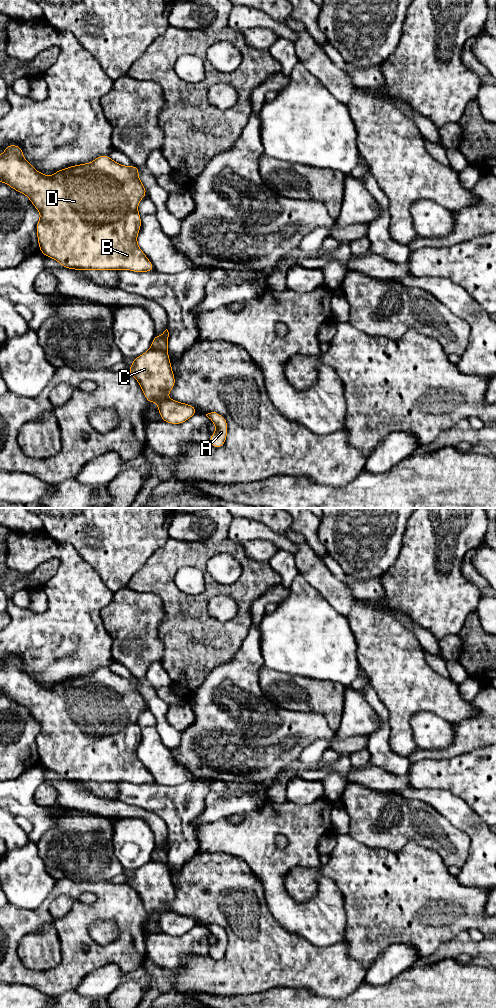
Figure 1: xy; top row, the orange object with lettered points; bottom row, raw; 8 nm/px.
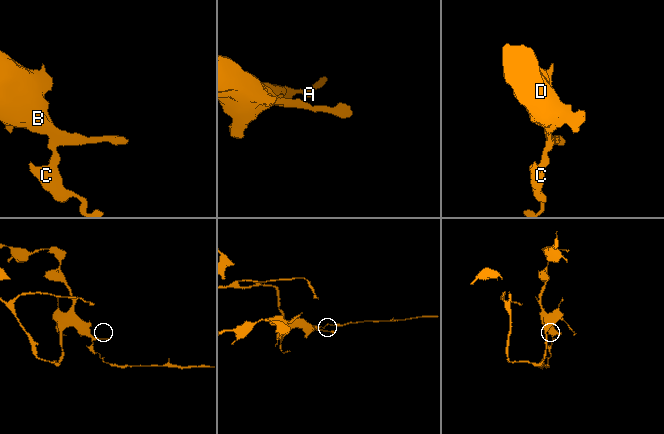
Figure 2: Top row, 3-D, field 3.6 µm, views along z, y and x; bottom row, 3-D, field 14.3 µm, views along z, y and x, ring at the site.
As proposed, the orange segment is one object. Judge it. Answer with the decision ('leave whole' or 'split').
split

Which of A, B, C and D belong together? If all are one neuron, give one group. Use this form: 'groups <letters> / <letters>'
groups A C / B D

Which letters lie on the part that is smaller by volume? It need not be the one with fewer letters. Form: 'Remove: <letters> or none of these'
Remove: A, C

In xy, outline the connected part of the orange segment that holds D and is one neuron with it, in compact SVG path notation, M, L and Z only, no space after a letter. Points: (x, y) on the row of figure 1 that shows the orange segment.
M11 144L4 148L4 154L0 156L0 182L6 183L12 189L26 195L33 206L40 212L40 219L36 224L37 238L39 250L43 255L59 262L64 268L74 270L130 270L133 272L150 272L155 270L153 264L143 253L137 243L137 235L141 229L141 216L138 213L138 204L142 198L147 195L146 188L143 186L138 171L140 167L134 165L131 167L121 165L112 160L108 155L101 155L94 159L92 163L79 164L69 166L66 169L56 171L51 177L38 172L31 166L30 162L23 158L23 150L21 147Z

